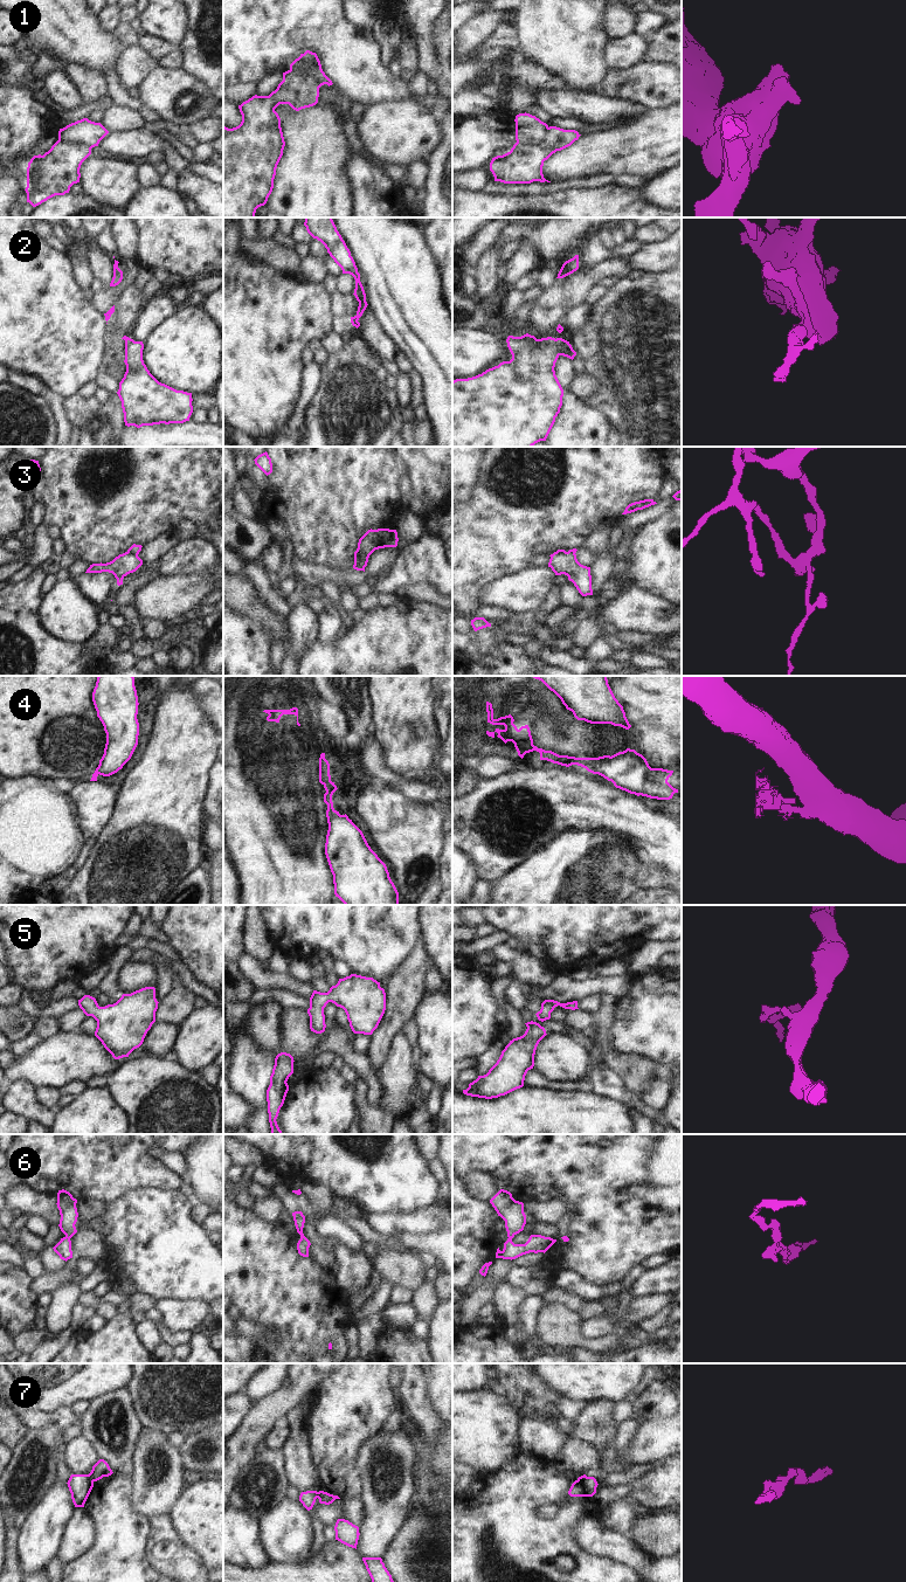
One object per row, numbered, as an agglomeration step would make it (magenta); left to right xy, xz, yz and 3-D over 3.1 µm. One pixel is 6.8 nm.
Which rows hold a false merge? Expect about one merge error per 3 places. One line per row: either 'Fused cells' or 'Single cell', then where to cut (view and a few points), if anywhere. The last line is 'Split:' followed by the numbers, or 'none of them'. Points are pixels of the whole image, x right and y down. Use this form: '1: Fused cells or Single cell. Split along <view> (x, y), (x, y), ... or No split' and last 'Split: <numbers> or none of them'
1: Fused cells. Split along yz (548, 128), (545, 139), (538, 145), (517, 143)
2: Fused cells. Split along xz (358, 322), (355, 326)
3: Fused cells. Split along xz (373, 530), (373, 543), (378, 548)
4: Fused cells. Split along yz (592, 758), (595, 766), (586, 768)
5: Single cell. No split
6: Single cell. No split
7: Fused cells. Split along xy (87, 1475), (92, 1482)
Split: 1, 2, 3, 4, 7

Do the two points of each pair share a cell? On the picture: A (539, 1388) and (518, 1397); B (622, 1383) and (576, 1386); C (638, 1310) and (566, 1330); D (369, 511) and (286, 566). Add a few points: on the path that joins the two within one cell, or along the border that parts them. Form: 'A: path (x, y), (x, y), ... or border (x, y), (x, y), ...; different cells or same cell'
A: path (533, 1388), (526, 1388), (523, 1391); same cell
B: path (610, 1383), (588, 1383); same cell
C: border (657, 1312), (624, 1326); different cells
D: border (289, 539), (295, 554); different cells

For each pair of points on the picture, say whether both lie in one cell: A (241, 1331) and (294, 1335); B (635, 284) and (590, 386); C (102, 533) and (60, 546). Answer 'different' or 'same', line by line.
A: different
B: different
C: different

